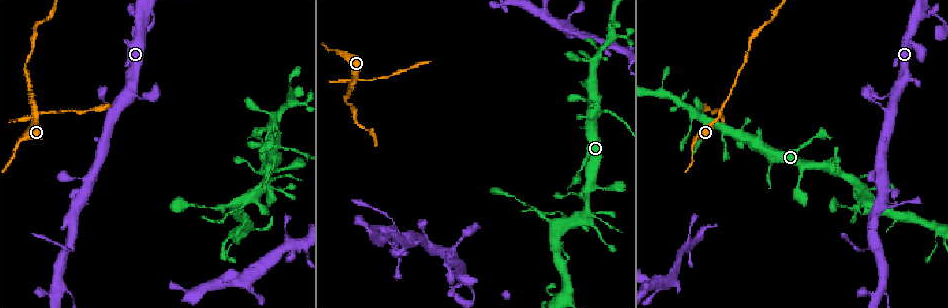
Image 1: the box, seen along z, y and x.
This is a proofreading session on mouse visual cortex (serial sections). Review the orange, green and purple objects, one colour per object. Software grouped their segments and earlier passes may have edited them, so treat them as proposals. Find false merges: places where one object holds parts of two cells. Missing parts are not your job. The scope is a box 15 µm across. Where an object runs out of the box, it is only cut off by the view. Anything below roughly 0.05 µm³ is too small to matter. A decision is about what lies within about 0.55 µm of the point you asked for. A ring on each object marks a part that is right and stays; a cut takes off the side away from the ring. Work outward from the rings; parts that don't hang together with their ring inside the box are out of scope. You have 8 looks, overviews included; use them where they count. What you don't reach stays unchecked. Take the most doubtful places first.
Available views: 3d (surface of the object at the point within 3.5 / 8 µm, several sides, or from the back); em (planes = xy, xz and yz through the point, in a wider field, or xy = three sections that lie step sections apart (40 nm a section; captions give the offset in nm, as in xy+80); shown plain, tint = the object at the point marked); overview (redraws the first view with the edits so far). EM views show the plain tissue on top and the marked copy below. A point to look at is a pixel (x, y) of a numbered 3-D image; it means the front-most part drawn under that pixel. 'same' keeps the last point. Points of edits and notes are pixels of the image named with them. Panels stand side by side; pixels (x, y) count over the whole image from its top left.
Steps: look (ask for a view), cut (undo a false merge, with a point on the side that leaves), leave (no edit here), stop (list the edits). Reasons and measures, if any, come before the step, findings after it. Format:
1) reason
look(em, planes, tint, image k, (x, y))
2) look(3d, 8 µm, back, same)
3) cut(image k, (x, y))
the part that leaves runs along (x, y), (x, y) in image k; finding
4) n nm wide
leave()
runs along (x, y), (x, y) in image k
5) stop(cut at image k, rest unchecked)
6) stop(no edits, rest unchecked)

look(3d, 3.5 µm, image 1, (720, 113))

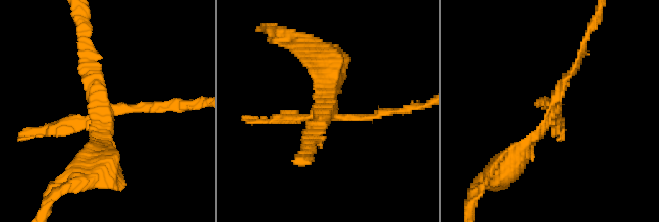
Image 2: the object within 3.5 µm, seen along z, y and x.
shape alone is not enough
look(em, xy, step 5, tint, image 2, (328, 113))

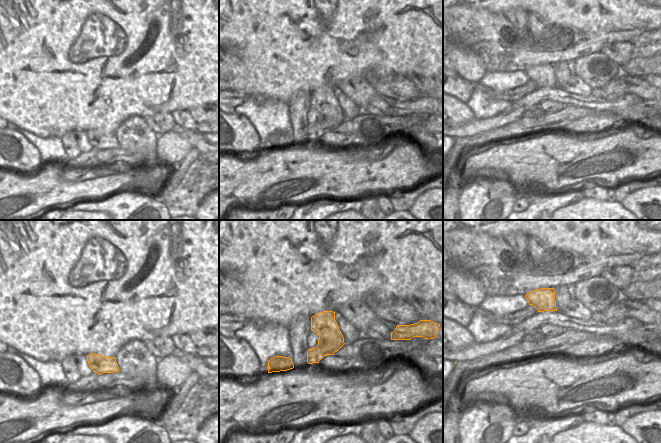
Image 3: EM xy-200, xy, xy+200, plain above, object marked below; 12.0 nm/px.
cut(image 2, (283, 116))
border along (316, 346), (321, 349), (323, 356) in image 3; two cells meet here

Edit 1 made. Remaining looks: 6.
see it whole again
look(overview)

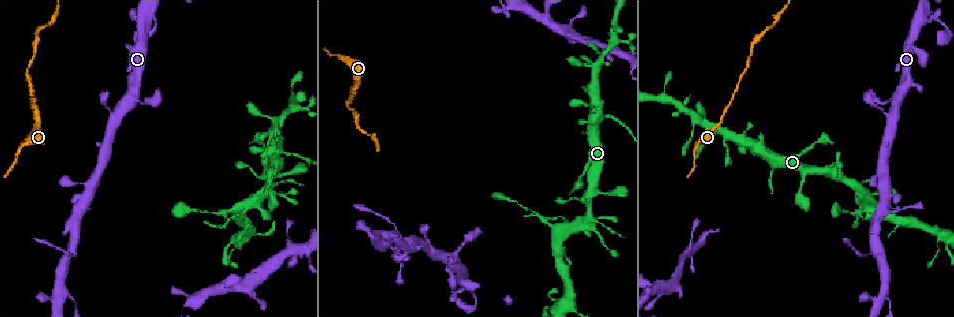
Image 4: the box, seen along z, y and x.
branch point
look(3d, 3.5 µm, image 4, (873, 207))

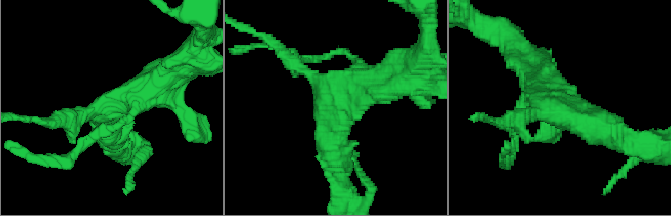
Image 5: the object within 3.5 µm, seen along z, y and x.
need the tissue
look(em, xy, step 1, tint, image 5, (111, 104))

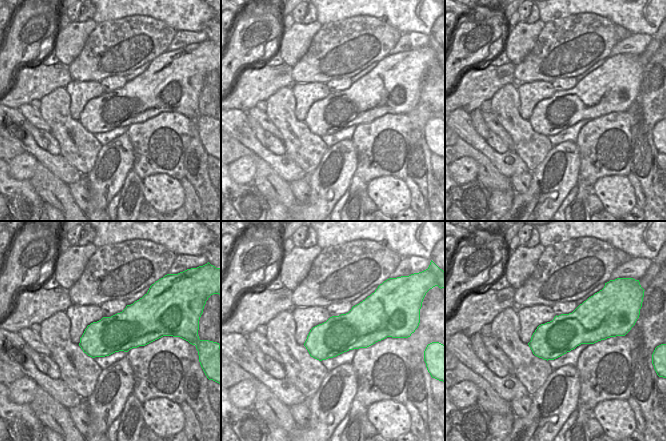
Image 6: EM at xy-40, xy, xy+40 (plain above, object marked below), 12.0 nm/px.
leave()
runs along (392, 84), (337, 97), (334, 153) in image 5; continuous, no second cell

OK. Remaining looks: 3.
side arm on a straight run
look(3d, 3.5 µm, image 4, (873, 249))

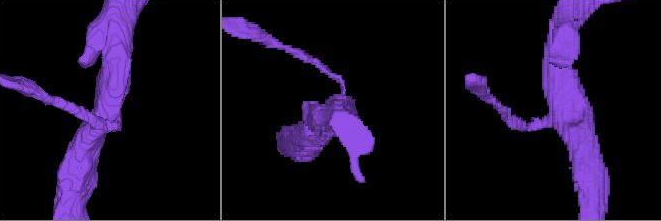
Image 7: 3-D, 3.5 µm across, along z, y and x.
3 arms; arms of 100, 400, 450 nm; shape alone is not enough
look(em, planes, tint, image 7, (565, 109))

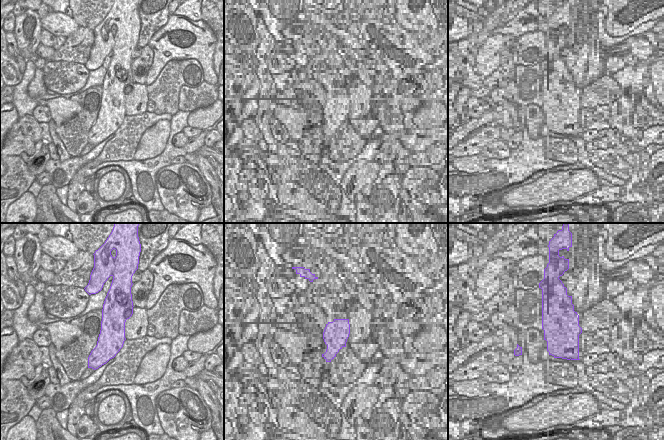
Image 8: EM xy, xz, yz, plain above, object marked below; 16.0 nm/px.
leave()
runs along (117, 44), (114, 87), (80, 160) in image 7; all the same cell

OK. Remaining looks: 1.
stop(cut at image 2, rest unchecked)

